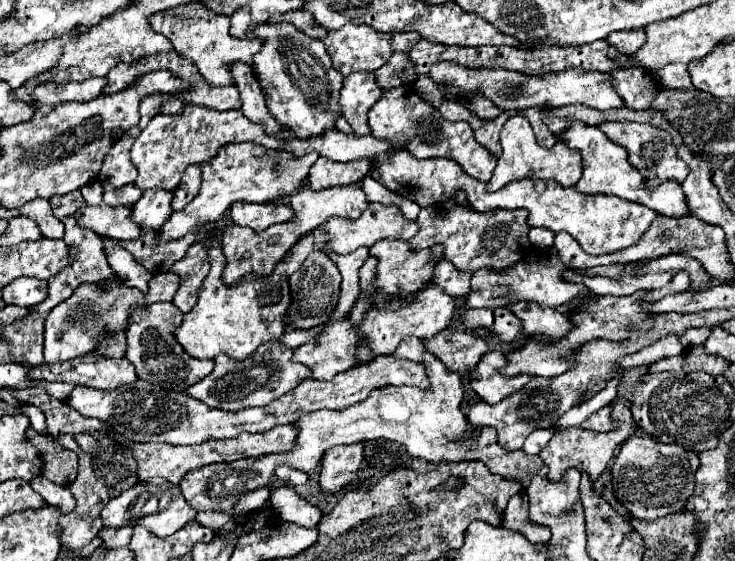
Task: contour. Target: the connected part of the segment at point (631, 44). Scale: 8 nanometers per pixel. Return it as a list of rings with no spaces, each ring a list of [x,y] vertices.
[[[645,28],[629,30],[629,32],[611,32],[607,42],[613,44],[619,52],[631,56],[645,44]]]

